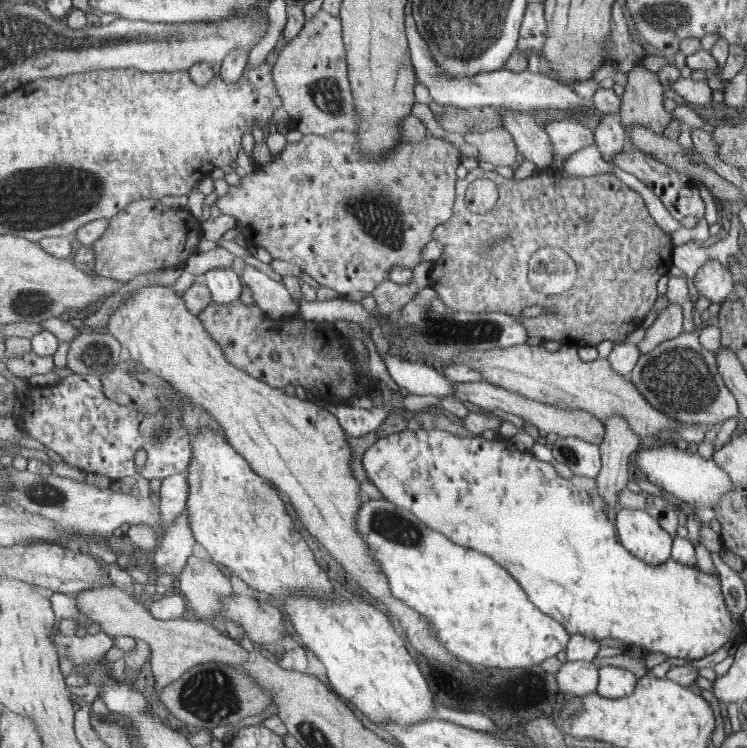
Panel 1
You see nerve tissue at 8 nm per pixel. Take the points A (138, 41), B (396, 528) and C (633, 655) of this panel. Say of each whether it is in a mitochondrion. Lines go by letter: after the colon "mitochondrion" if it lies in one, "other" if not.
A: mitochondrion
B: mitochondrion
C: other

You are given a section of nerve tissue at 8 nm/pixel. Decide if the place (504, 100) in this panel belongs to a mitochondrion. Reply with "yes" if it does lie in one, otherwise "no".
no

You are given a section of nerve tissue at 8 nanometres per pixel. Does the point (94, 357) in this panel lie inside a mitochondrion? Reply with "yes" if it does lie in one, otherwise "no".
yes

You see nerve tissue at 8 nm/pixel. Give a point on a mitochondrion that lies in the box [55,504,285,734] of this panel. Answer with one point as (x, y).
(210, 695)

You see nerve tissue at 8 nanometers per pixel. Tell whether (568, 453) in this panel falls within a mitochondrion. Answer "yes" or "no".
yes

